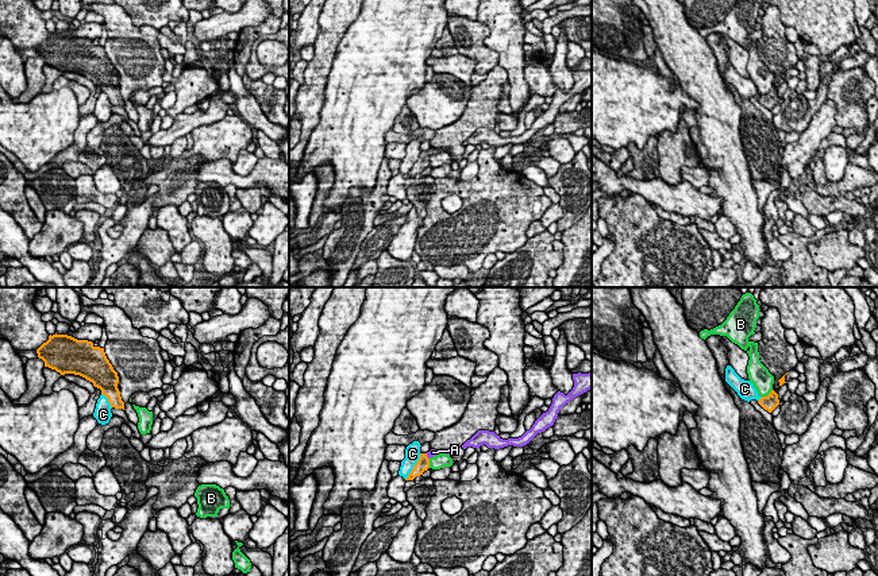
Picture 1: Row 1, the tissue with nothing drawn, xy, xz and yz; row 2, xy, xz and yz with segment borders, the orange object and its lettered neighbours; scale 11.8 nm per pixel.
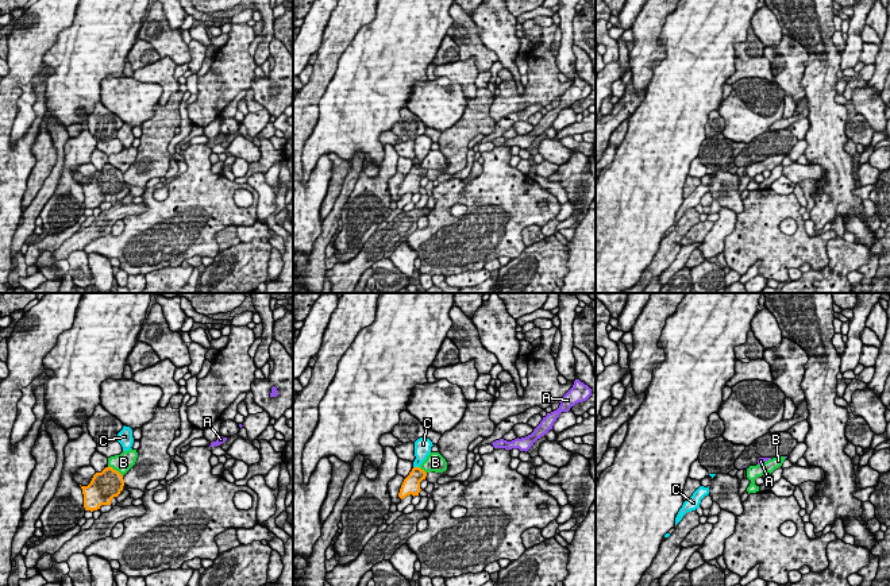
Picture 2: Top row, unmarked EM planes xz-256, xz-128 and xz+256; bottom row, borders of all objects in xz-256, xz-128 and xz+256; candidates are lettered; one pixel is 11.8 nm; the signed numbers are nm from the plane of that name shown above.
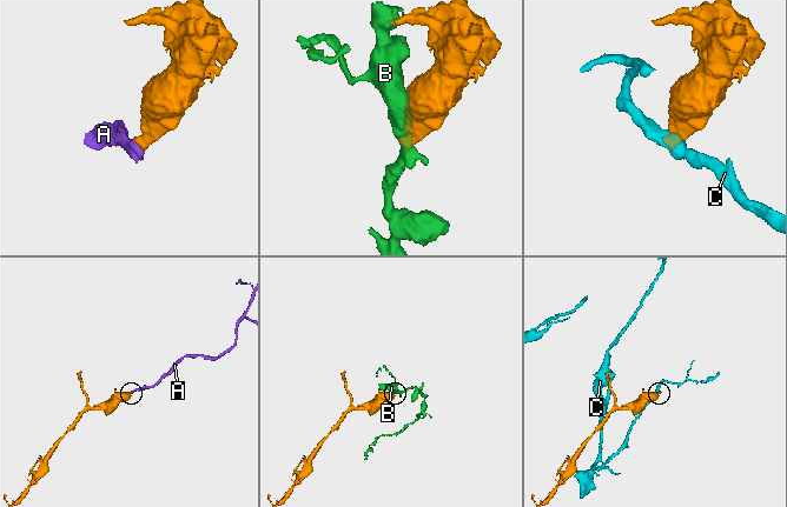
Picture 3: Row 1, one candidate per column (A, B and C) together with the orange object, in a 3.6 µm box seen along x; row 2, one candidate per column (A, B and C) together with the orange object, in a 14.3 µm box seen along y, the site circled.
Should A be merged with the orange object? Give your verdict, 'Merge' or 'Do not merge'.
Merge

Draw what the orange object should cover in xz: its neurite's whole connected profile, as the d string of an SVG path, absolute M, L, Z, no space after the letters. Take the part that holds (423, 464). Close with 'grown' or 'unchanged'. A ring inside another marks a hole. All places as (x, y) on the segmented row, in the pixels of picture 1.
M431 449L427 453L421 453L419 461L415 464L413 469L411 471L411 473L405 480L413 480L416 476L423 475L423 472L430 468L430 459L439 453L450 455L447 451L435 451L435 449Z; grown

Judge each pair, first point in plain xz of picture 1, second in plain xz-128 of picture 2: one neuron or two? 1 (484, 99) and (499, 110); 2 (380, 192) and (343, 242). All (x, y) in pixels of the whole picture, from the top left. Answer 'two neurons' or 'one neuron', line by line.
1: two neurons
2: one neuron

